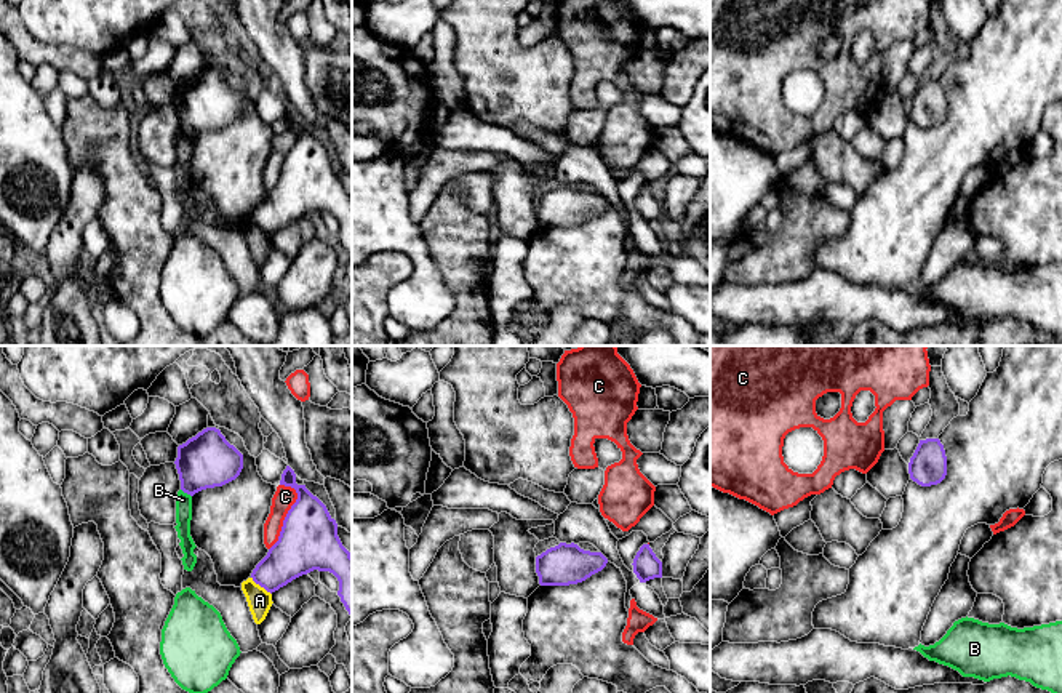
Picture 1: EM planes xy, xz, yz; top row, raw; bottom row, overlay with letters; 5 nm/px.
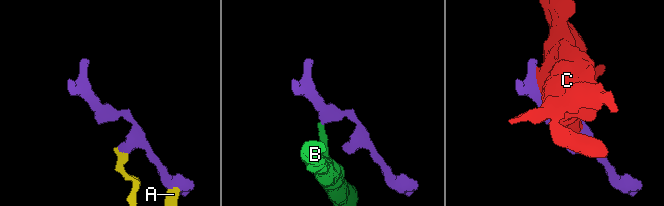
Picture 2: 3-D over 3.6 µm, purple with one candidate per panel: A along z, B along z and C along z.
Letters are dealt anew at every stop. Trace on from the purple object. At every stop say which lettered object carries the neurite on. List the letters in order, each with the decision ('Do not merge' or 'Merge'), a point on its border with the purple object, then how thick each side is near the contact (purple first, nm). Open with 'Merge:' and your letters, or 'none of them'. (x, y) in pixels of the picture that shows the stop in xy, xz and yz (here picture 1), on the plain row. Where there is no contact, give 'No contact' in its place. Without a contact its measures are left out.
Merge: none of them
A: Do not merge. Touches purple at xy (261, 228). Thickness 240 nm (purple) against 120 nm
B: Do not merge. Touches purple at xy (186, 133). Thickness 280 nm (purple) against 80 nm
C: Do not merge. Touches purple at xy (285, 159). Thickness 300 nm (purple) against 110 nm

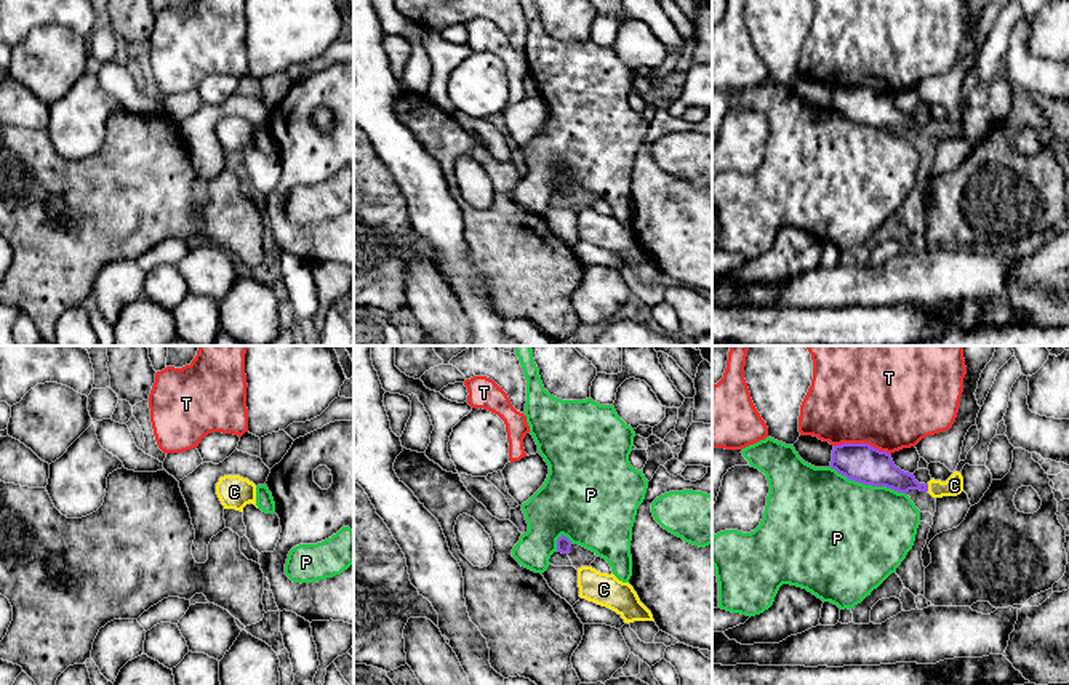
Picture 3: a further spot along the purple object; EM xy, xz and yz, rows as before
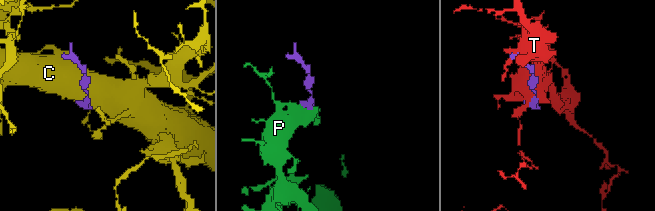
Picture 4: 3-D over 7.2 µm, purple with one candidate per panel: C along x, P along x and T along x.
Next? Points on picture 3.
Merge: C
C: Merge. Touches purple at yz (927, 130). Thickness 160 nm (purple) against 100 nm
P: Do not merge. Touches purple at yz (869, 125). Thickness 190 nm (purple) against 480 nm
T: Do not merge. Touches purple at yz (863, 85). Thickness 190 nm (purple) against 460 nm

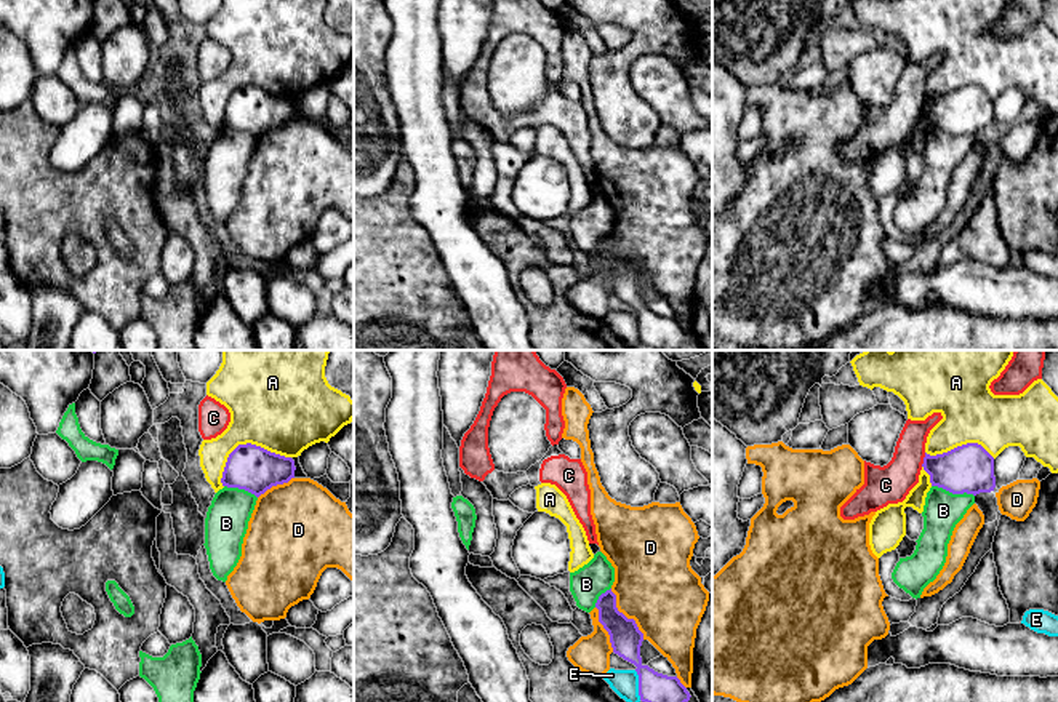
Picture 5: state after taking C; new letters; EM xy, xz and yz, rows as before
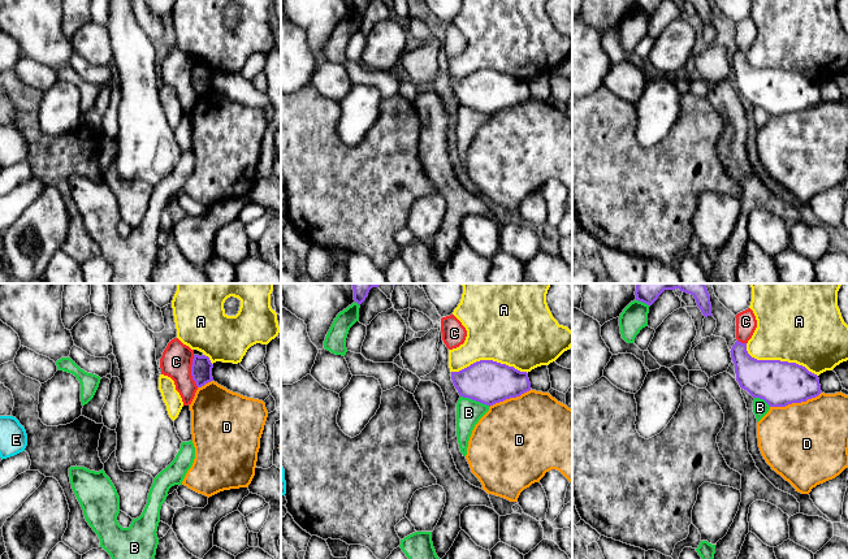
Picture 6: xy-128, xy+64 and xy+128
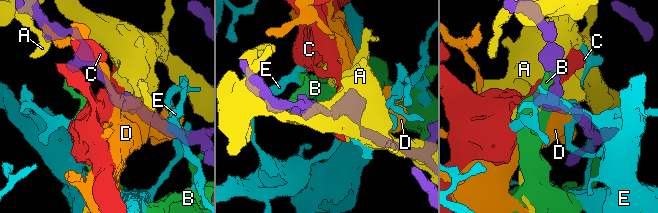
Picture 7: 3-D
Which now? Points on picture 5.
Merge: none of them
A: Do not merge. Touches purple at xy (247, 85). Thickness 240 nm (purple) against 460 nm
B: Do not merge. Touches purple at yz (953, 135). Thickness 240 nm (purple) against 190 nm
C: Do not merge. Touches purple at yz (924, 101). Thickness 240 nm (purple) against 190 nm
D: Do not merge. Touches purple at xz (623, 256). Thickness 160 nm (purple) against 400 nm
E: Do not merge. Touches purple at xz (639, 327). Thickness 170 nm (purple) against 140 nm

